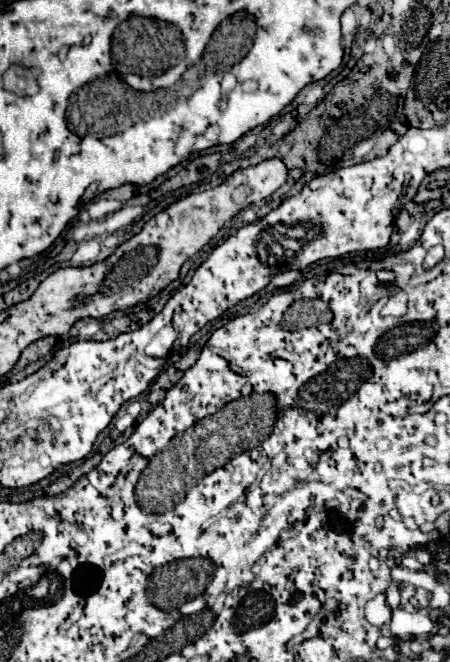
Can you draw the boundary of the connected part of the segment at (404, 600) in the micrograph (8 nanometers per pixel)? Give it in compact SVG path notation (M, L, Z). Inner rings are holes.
M402 582L400 584L400 599L401 604L400 608L404 610L418 610L418 608L414 607L410 602L410 599L416 598L416 591L423 591L416 588L414 585L409 584L407 582Z

